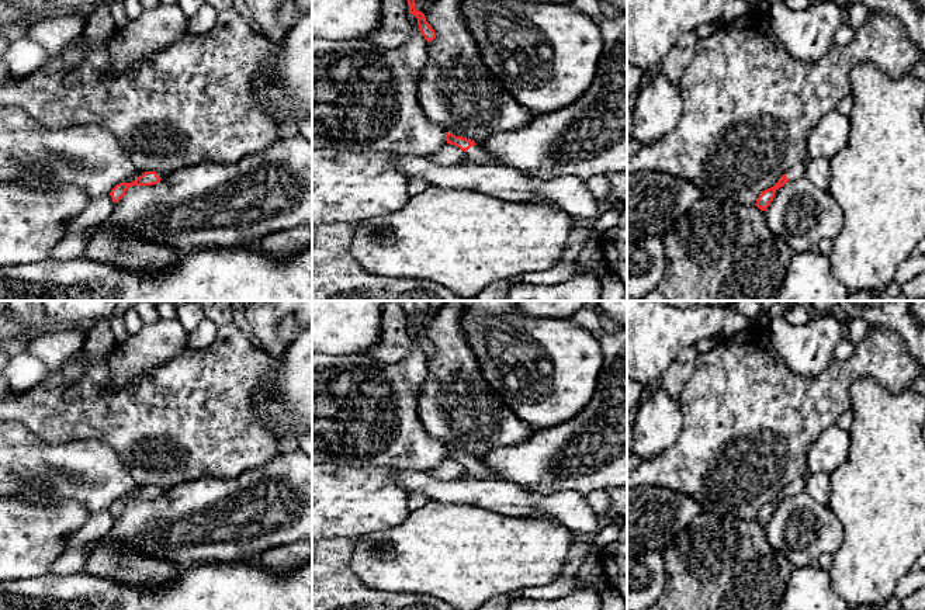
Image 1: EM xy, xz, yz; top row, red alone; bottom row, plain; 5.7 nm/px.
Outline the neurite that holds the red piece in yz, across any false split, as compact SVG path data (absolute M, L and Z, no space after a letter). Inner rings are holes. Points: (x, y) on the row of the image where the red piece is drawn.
M803 162L794 164L786 174L780 177L780 180L770 188L761 193L761 195L756 200L756 207L762 211L766 211L769 204L775 198L775 193L783 187L787 181L794 181L800 177L806 176L806 164Z

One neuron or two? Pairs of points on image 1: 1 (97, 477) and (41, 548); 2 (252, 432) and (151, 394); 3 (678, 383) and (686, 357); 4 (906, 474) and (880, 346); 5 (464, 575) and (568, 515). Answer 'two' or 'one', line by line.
1: two
2: one
3: one
4: two
5: two

